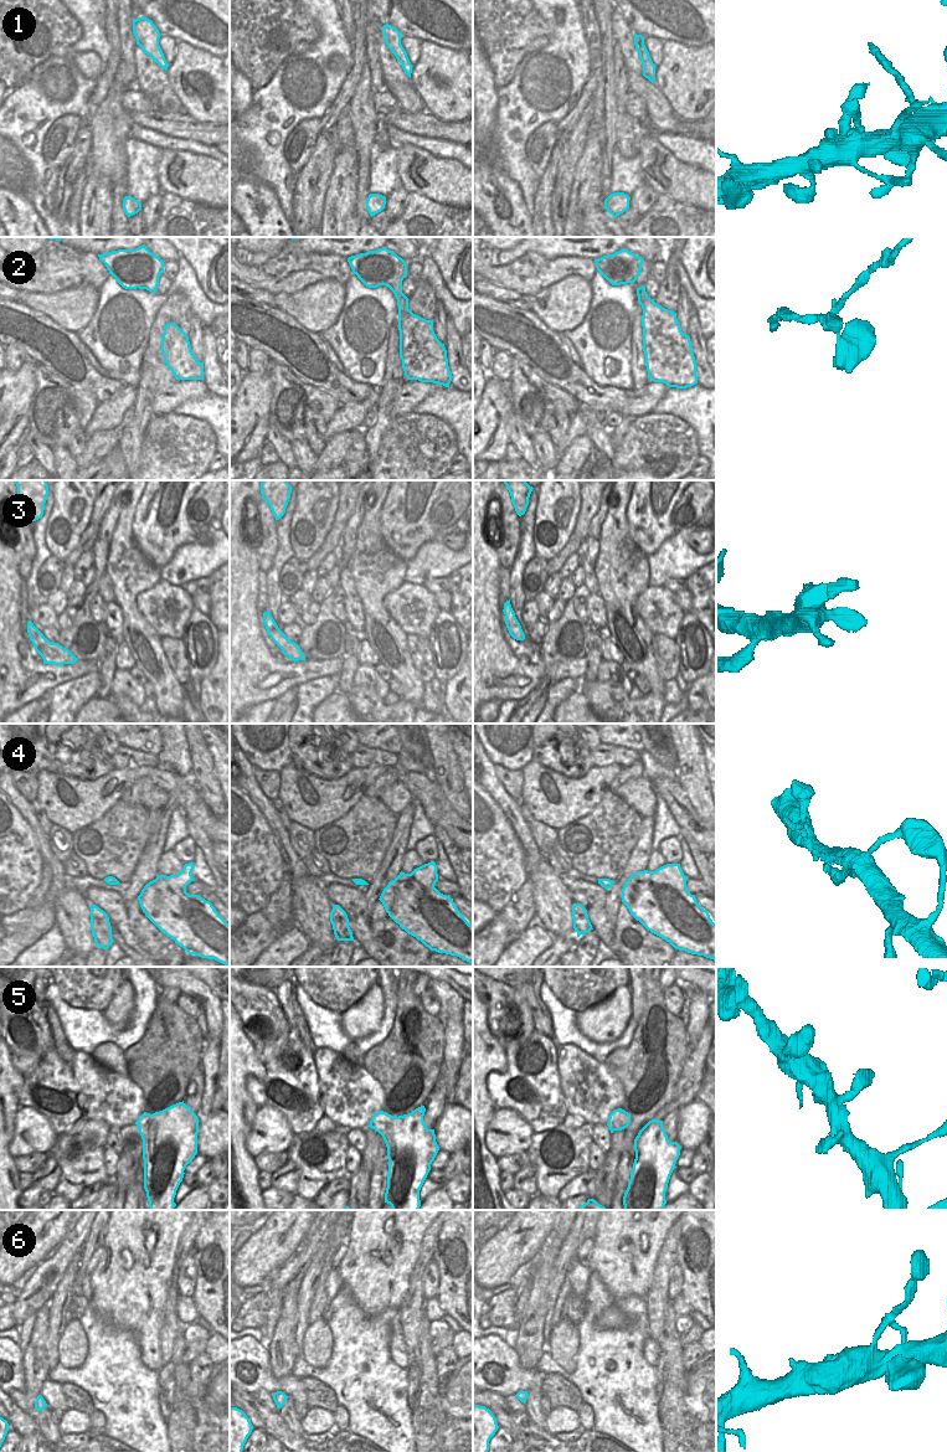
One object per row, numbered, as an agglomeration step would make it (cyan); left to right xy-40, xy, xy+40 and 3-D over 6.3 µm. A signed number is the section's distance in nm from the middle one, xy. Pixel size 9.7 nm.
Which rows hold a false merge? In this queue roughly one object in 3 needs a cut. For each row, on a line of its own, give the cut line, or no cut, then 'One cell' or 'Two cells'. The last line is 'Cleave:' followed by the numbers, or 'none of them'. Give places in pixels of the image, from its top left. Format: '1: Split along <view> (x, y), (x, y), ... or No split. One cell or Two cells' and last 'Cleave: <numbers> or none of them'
1: No split. One cell
2: No split. One cell
3: No split. One cell
4: No split. One cell
5: No split. One cell
6: No split. One cell
Cleave: none of them

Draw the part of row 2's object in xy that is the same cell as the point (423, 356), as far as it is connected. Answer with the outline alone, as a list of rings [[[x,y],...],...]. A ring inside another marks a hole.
[[[386,247],[351,256],[348,262],[366,287],[386,285],[393,292],[398,305],[400,357],[405,376],[449,387],[452,374],[447,350],[433,331],[433,320],[413,314],[408,309],[408,298],[402,293],[406,262]]]

